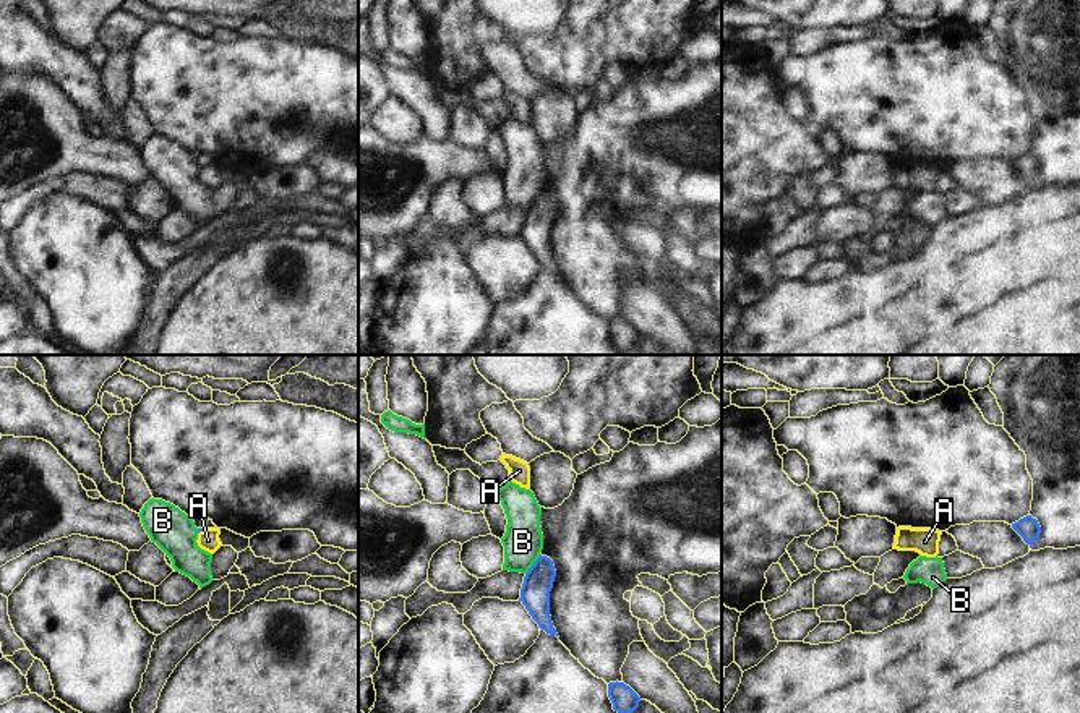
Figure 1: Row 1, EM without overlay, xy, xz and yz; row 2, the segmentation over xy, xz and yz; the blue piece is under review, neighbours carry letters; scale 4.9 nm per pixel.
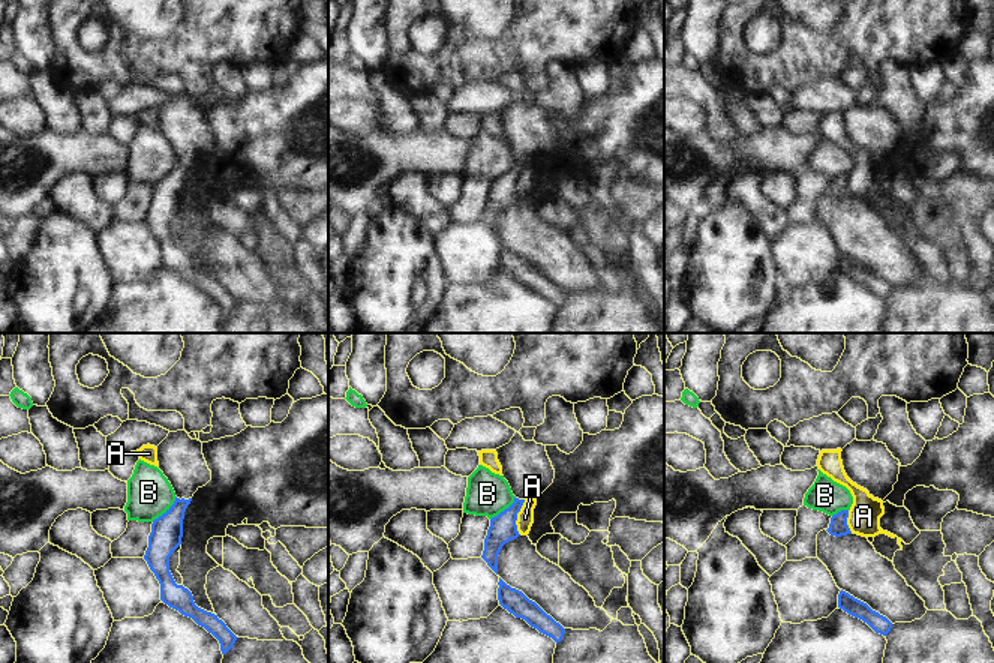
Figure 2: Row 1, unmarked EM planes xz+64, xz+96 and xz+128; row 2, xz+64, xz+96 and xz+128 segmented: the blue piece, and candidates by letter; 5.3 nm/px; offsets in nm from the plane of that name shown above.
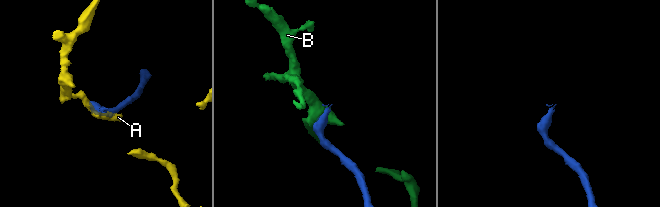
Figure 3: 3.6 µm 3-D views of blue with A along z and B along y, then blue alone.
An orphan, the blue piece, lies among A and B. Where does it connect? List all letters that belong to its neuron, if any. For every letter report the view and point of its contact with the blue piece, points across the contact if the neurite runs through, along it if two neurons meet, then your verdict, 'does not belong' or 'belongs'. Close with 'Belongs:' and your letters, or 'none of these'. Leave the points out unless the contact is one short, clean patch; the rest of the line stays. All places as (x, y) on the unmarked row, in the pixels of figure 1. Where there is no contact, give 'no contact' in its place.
A: xy (201, 167) | along xy (205, 167), (198, 170) | does not belong
B: xz (534, 201) | along xz (540, 192), (526, 211) | does not belong
Belongs: none of these

